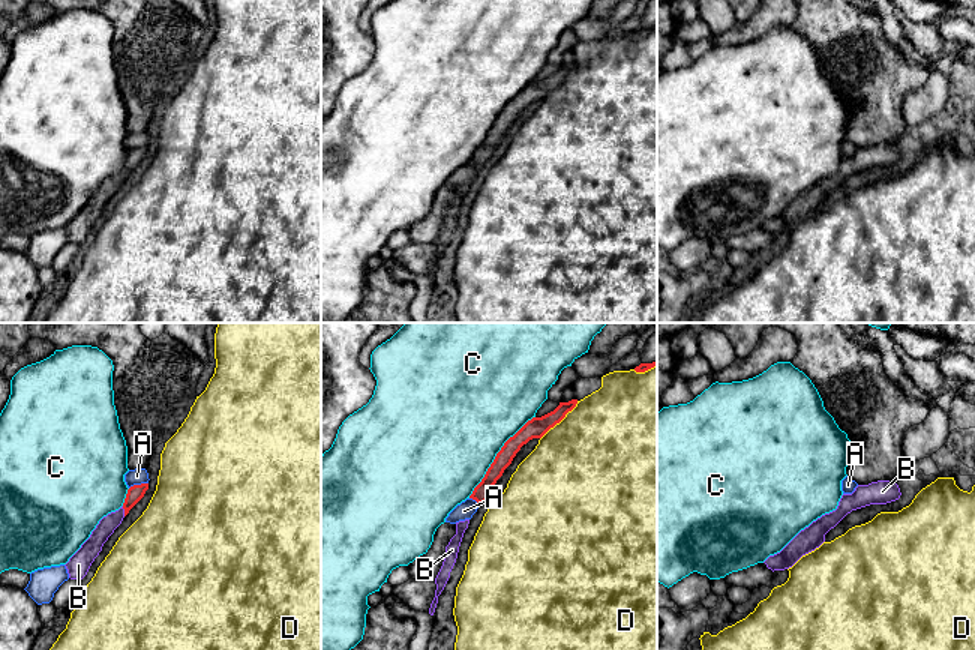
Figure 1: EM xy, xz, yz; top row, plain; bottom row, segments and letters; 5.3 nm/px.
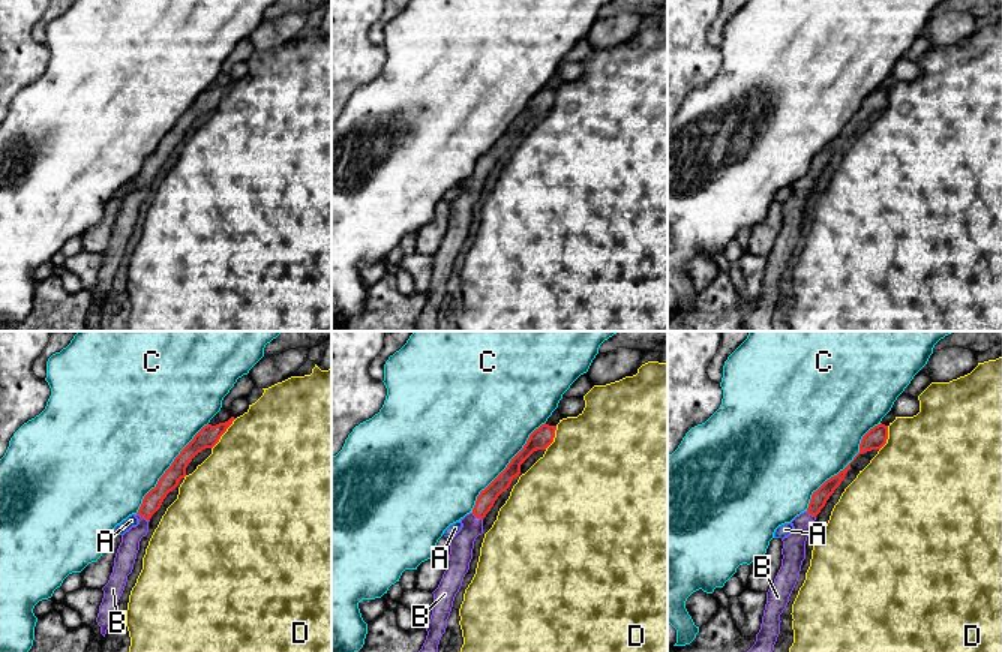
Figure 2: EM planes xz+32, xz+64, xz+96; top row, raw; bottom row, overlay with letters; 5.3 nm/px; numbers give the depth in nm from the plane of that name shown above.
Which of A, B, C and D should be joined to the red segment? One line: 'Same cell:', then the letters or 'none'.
Same cell: B

